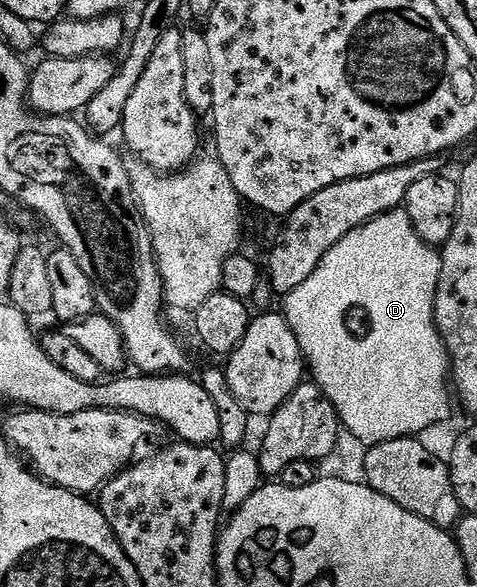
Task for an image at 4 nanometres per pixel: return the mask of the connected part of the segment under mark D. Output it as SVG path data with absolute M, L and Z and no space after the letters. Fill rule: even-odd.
M404 210L389 212L383 216L375 216L364 226L349 232L316 266L316 270L296 290L285 293L286 309L284 315L292 334L296 334L296 342L302 351L302 359L305 367L312 375L313 383L320 390L324 390L326 397L332 402L332 406L338 415L339 425L345 431L351 432L360 442L367 446L391 442L392 439L404 439L406 437L419 437L421 432L428 427L436 426L438 422L444 422L452 416L450 410L450 396L452 400L452 371L450 369L450 355L446 352L446 343L442 341L442 335L434 321L434 303L436 302L436 290L440 282L440 270L442 269L442 253L435 245L426 244L416 234L408 214Z

